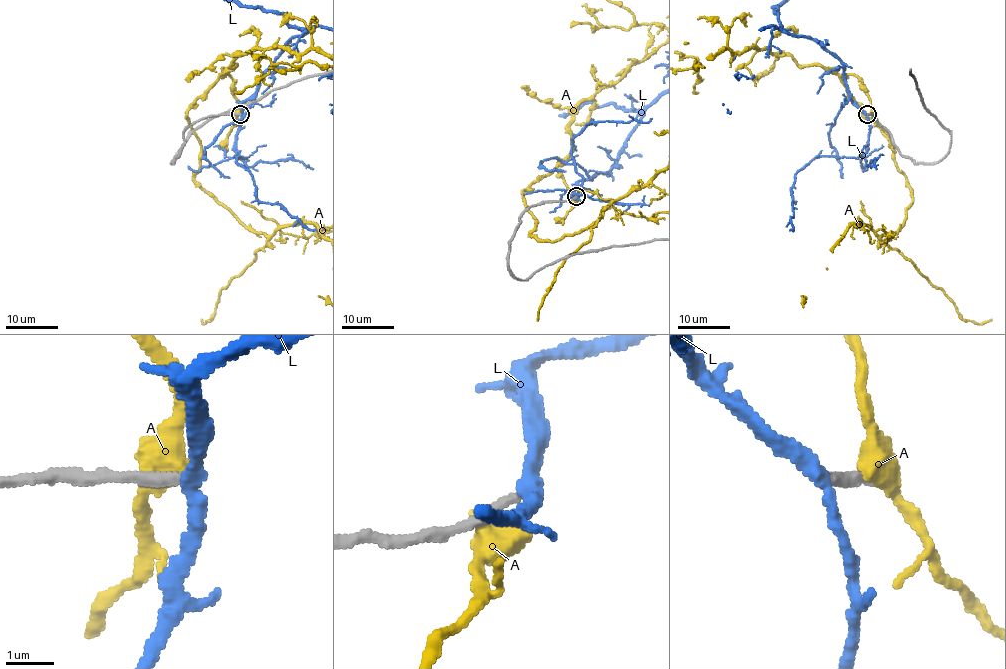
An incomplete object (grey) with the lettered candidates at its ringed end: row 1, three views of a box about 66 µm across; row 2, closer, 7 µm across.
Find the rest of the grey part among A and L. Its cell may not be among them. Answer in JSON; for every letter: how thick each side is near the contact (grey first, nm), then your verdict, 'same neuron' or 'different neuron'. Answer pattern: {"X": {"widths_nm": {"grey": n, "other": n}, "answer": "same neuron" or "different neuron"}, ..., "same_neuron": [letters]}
{"A": {"widths_nm": {"grey": 320, "other": 480}, "answer": "different neuron"}, "L": {"widths_nm": {"grey": 240, "other": 280}, "answer": "same neuron"}, "same_neuron": ["L"]}

